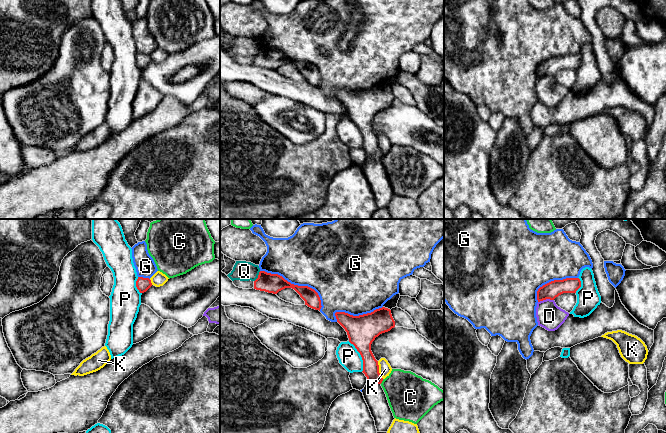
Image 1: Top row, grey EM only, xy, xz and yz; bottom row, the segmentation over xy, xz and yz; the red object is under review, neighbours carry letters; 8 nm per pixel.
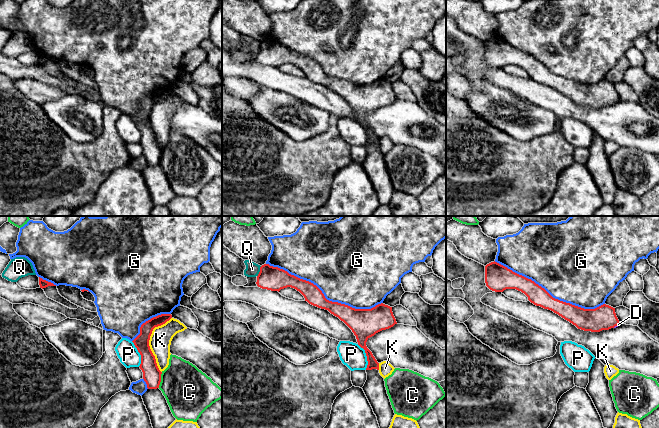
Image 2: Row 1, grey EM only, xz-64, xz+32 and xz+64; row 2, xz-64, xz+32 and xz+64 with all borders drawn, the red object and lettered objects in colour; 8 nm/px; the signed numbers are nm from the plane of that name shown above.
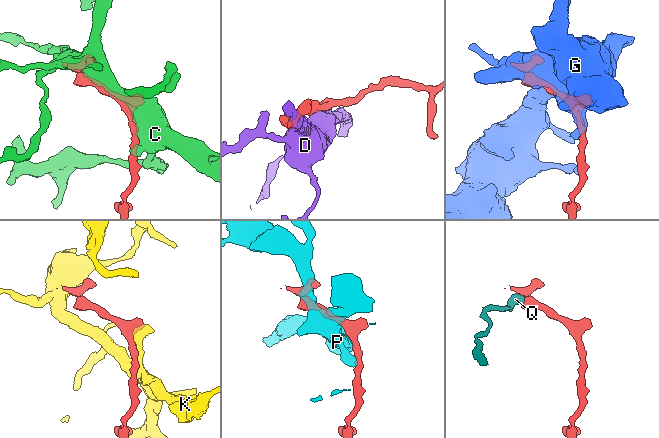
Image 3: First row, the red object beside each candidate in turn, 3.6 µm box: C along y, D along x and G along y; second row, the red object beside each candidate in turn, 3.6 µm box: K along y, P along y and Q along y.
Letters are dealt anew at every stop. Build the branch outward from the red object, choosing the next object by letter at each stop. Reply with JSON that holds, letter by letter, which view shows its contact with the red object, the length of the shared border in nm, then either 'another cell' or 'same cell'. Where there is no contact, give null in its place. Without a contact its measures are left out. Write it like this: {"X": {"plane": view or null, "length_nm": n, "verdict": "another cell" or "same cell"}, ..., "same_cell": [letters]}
{"C": {"plane": "xz", "length_nm": 50, "verdict": "another cell"}, "D": {"plane": "yz", "length_nm": 130, "verdict": "another cell"}, "G": {"plane": "xz", "length_nm": 600, "verdict": "same cell"}, "K": {"plane": "xz", "length_nm": 150, "verdict": "another cell"}, "P": {"plane": "xz", "length_nm": 280, "verdict": "another cell"}, "Q": {"plane": "xz", "length_nm": 100, "verdict": "another cell"}, "same_cell": ["G"]}

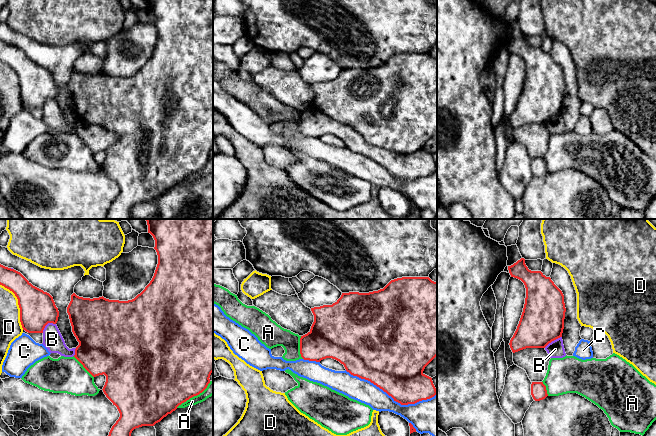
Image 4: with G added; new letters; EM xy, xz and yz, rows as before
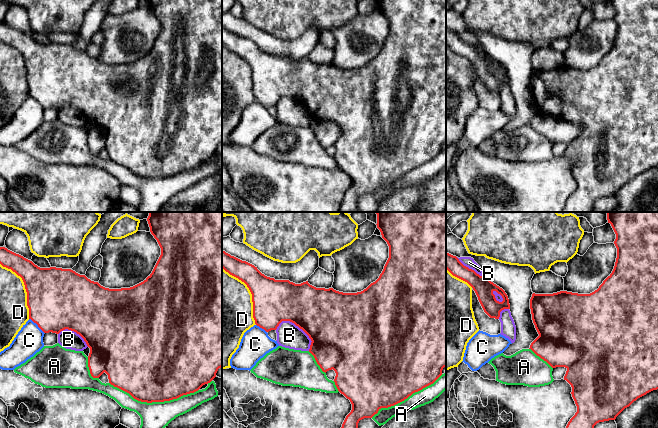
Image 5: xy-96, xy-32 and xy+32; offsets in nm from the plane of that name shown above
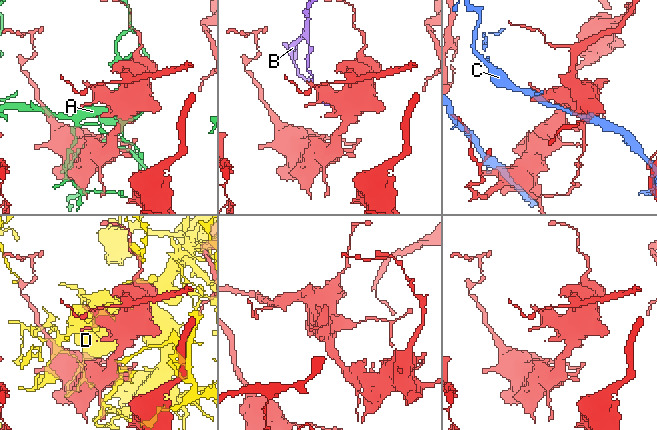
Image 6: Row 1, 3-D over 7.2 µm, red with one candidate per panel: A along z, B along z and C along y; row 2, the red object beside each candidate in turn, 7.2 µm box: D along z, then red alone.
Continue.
{"A": {"plane": "xy", "length_nm": 360, "verdict": "another cell"}, "B": {"plane": "xy", "length_nm": 130, "verdict": "another cell"}, "C": {"plane": "xz", "length_nm": 750, "verdict": "another cell"}, "D": {"plane": "xy", "length_nm": 420, "verdict": "another cell"}, "same_cell": []}

